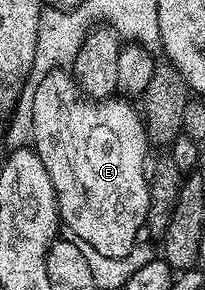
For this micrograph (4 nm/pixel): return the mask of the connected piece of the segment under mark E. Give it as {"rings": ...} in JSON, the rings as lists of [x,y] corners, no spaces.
{"rings":[[[62,68],[44,73],[29,102],[30,136],[53,185],[60,222],[72,238],[83,239],[102,255],[119,259],[140,240],[149,209],[145,168],[149,142],[142,116],[130,100],[115,95],[102,99],[84,95],[72,74]]]}

